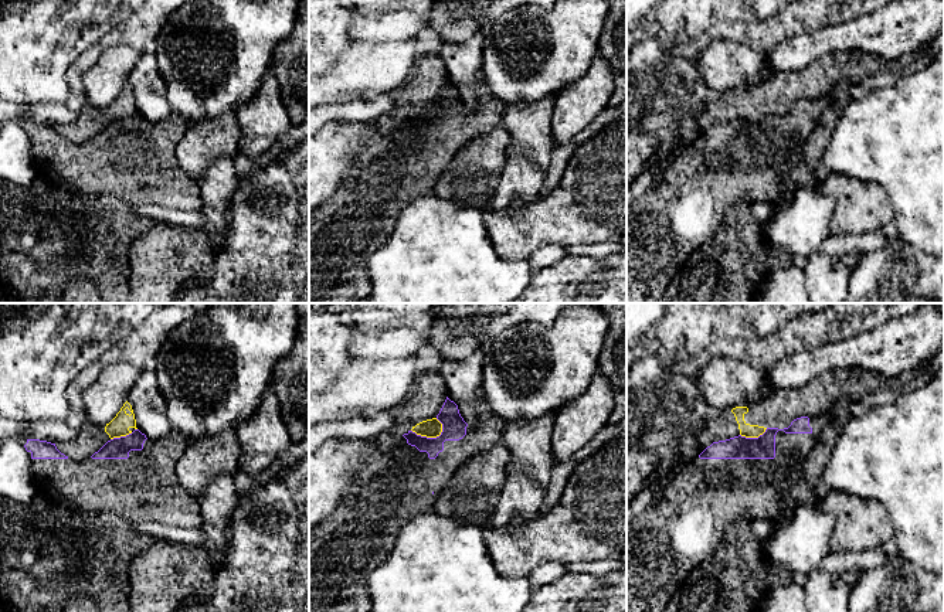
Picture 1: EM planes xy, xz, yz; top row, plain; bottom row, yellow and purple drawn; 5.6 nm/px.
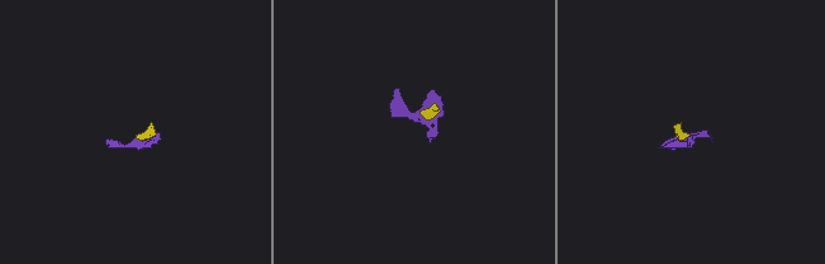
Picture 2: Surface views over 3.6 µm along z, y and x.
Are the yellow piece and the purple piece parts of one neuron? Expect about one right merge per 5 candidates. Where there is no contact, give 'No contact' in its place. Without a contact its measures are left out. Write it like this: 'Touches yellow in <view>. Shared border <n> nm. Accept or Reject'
Touches yellow in xz. Shared border 190 nm. Reject

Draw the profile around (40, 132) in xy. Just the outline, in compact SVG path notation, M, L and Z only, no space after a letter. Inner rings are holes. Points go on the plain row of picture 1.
M135 112L126 119L108 123L89 142L74 143L61 136L55 126L23 122L38 173L47 176L62 191L98 198L111 196L133 208L153 204L172 210L200 211L197 181L186 176L176 159L177 144L189 125L189 120L173 112L159 122L147 122Z

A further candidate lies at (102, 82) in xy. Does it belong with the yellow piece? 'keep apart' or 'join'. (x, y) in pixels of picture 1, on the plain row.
keep apart

